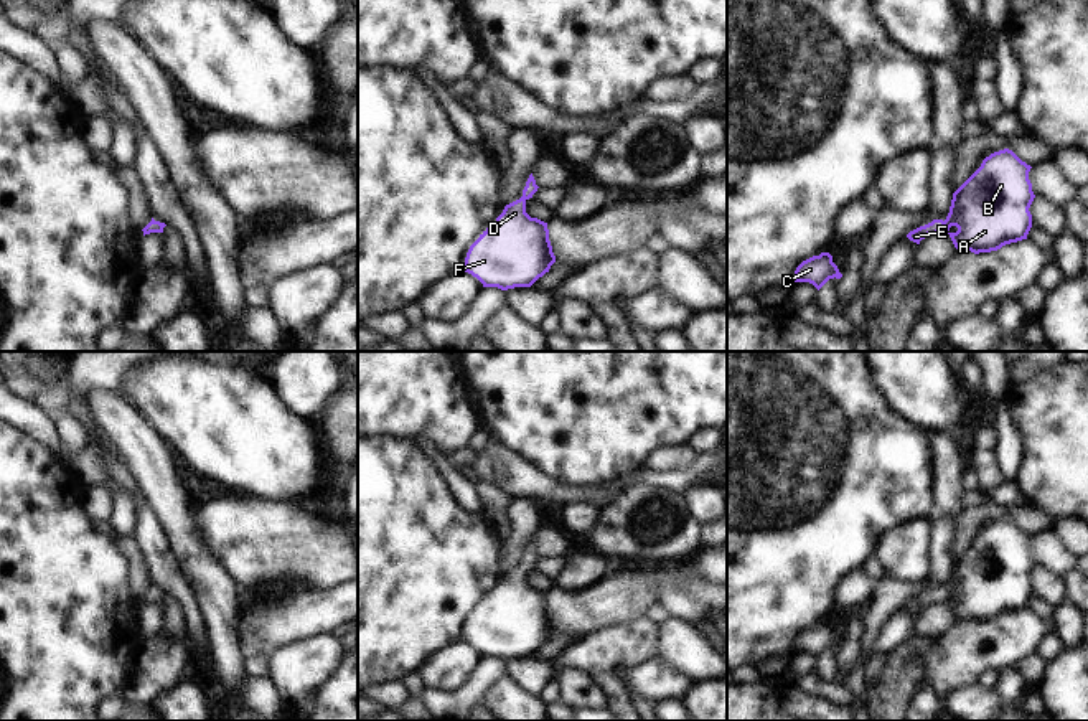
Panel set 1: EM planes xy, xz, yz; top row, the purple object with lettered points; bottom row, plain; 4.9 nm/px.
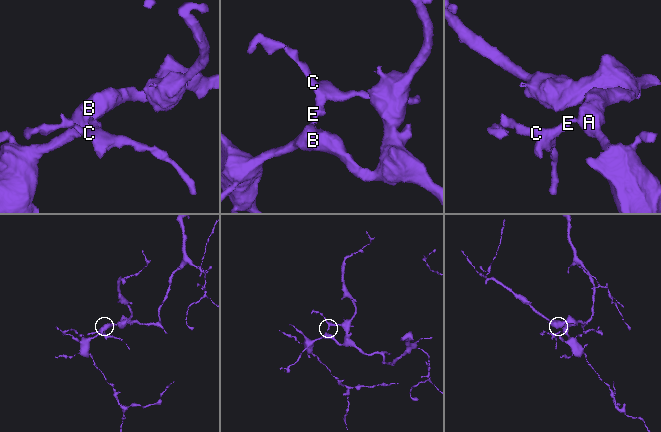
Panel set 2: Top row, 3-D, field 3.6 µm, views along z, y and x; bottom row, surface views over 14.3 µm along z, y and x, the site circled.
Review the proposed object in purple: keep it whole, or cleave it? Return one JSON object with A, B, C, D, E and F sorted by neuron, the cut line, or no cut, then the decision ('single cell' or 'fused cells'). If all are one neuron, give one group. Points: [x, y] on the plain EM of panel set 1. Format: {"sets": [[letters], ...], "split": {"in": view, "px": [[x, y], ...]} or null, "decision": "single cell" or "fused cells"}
{"sets": [["A", "B", "C", "D", "E", "F"]], "split": null, "decision": "single cell"}

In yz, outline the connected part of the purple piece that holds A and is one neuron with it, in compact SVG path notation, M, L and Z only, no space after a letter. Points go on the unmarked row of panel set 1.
M1009 518L991 523L953 563L946 589L933 589L907 607L920 614L928 604L948 602L956 619L974 624L1027 609L1032 597L1029 577L1035 568L1030 538Z

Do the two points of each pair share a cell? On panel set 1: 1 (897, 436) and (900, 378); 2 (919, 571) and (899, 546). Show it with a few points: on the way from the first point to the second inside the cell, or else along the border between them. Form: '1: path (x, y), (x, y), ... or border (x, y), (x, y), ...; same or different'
1: border (872, 383), (900, 413), (930, 431); different
2: path (914, 565), (904, 553); same

